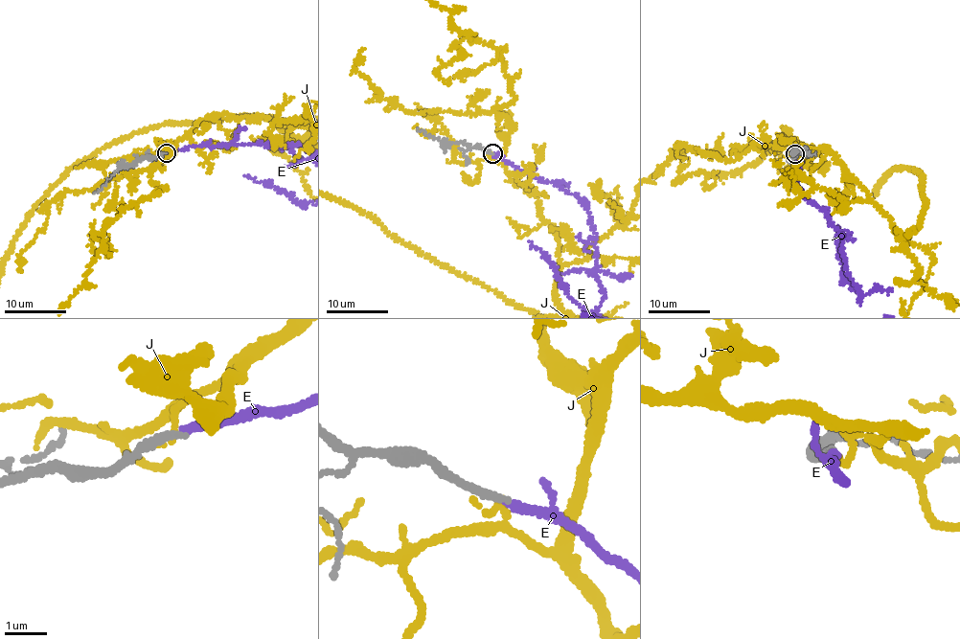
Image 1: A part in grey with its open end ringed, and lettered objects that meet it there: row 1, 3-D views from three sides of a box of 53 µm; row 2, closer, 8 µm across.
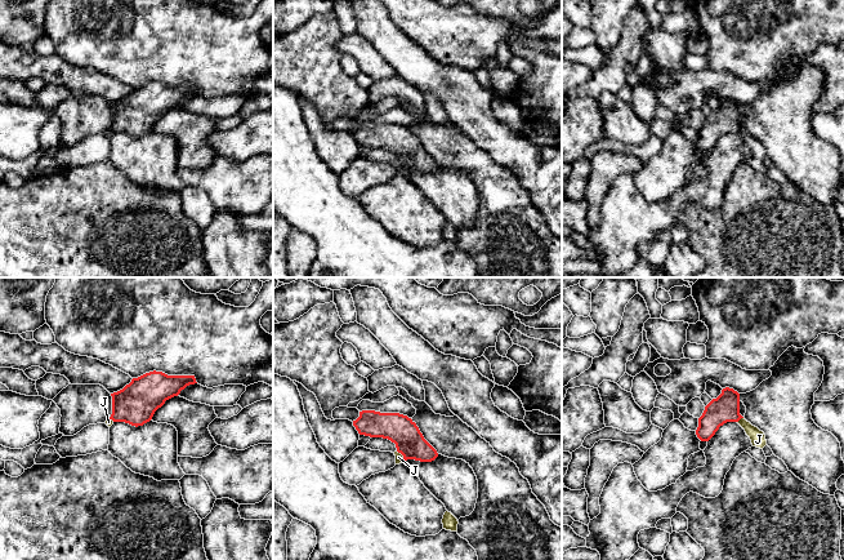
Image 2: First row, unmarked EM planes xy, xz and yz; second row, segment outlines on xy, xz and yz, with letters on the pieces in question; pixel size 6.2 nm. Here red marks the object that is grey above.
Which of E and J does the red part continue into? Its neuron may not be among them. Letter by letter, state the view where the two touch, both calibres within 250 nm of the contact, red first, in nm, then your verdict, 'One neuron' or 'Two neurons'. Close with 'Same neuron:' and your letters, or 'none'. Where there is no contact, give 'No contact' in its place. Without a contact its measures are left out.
E: No contact. One neuron
J: Touches red in yz. Thickness 180 nm (red) against 100 nm. Two neurons
Same neuron: E

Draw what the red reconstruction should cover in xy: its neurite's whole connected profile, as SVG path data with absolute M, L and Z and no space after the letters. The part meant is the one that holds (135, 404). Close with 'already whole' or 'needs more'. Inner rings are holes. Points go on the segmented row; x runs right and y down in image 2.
M149 372L133 378L122 390L111 394L113 422L143 426L166 400L178 396L182 390L195 385L195 375L168 375L162 372Z; already whole

